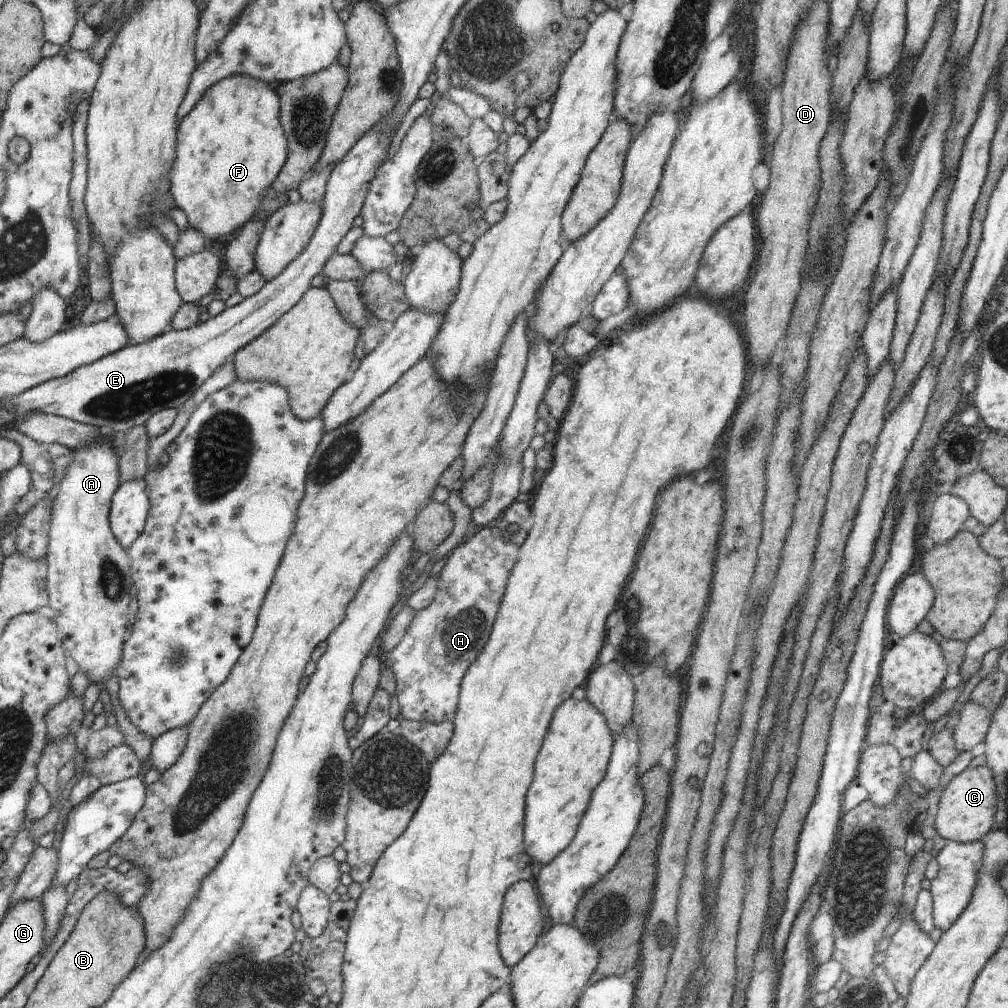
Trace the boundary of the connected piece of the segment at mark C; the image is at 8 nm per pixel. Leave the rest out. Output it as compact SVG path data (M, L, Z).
M987 766L966 768L954 776L942 791L940 803L934 811L937 836L960 843L980 842L990 832L996 815L995 785L993 773Z

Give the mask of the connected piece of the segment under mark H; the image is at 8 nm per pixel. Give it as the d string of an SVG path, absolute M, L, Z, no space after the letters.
M495 525L477 528L477 531L470 537L467 542L463 542L460 546L450 551L444 558L443 562L439 565L440 580L438 582L438 592L432 600L432 604L428 608L424 608L416 613L414 620L410 624L410 628L406 630L404 637L400 640L400 644L396 646L392 651L382 658L382 662L385 668L390 668L394 679L396 680L396 698L400 703L400 714L408 721L425 721L425 722L452 722L456 715L456 706L458 706L460 688L462 680L466 675L466 670L472 665L472 662L478 658L482 648L486 646L488 638L490 638L490 630L492 630L492 624L494 624L494 618L498 615L499 606L502 601L502 596L505 592L506 582L508 581L510 570L512 566L518 561L520 555L519 547L510 541L503 539L503 532L499 530Z

